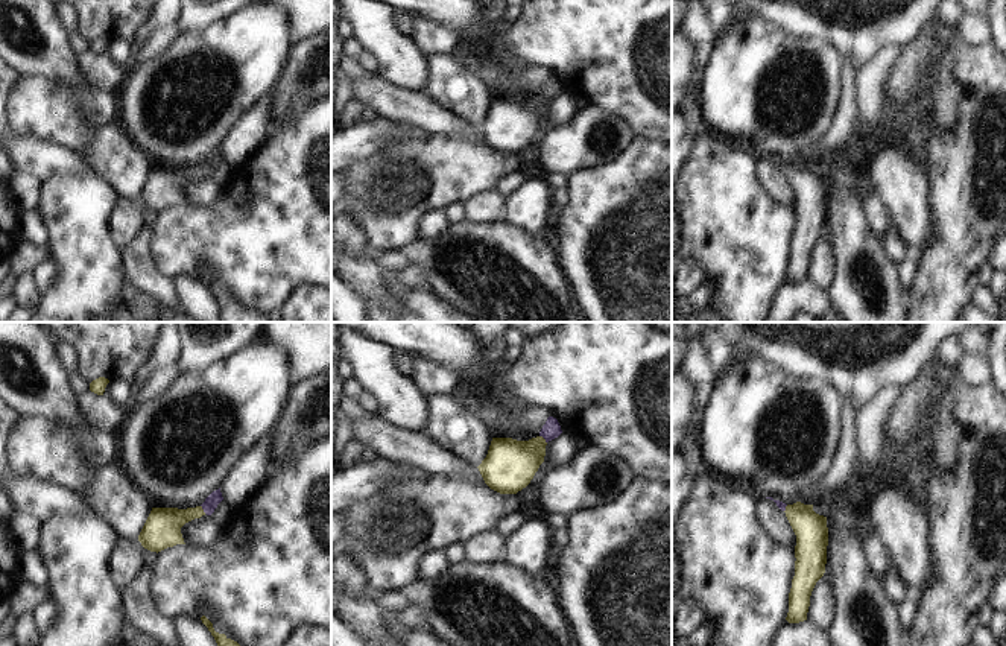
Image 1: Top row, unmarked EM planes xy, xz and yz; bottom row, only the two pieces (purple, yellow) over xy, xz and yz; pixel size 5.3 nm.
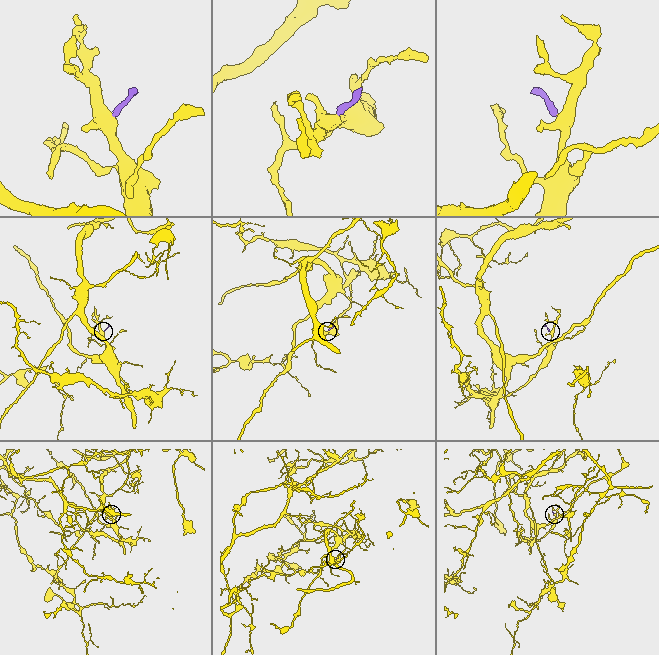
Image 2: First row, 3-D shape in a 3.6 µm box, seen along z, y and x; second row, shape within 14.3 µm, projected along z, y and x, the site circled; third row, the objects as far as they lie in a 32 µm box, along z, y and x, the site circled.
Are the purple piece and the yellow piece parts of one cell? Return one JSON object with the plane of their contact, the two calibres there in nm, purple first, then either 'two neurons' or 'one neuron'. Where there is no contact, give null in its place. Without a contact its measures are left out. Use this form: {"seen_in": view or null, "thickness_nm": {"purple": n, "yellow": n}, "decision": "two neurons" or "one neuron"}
{"seen_in": "xz", "thickness_nm": {"purple": 90, "yellow": 280}, "decision": "one neuron"}

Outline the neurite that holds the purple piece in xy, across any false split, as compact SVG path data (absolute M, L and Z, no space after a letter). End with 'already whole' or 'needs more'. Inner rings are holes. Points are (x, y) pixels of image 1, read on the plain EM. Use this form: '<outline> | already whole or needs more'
M220 147L213 150L201 166L178 169L178 167L152 167L138 201L150 211L161 211L176 204L185 204L181 187L202 175L211 175L217 164L223 160Z | needs more

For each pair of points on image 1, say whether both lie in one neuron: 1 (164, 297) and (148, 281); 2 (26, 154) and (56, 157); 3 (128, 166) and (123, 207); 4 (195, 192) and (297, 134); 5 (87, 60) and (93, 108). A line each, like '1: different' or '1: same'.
1: same
2: same
3: different
4: different
5: different

